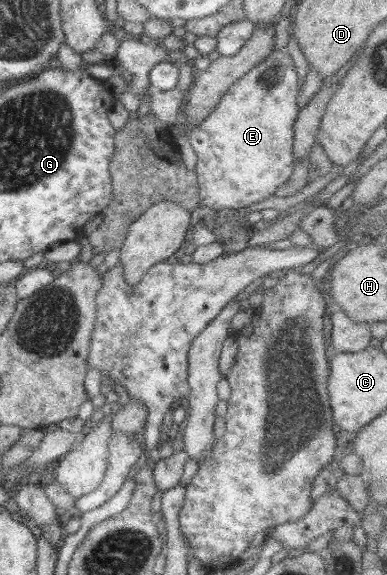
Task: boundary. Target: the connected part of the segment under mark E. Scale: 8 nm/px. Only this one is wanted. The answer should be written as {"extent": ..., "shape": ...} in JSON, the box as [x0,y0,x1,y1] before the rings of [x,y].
{"extent":[186,49,298,213],"shape":[[[274,49],[225,91],[225,96],[204,121],[186,132],[187,139],[198,157],[194,171],[197,174],[198,193],[202,205],[222,213],[229,209],[238,210],[240,207],[248,207],[270,197],[290,179],[296,163],[292,143],[295,121],[298,117],[298,91],[298,74],[291,54],[283,49]]]}

